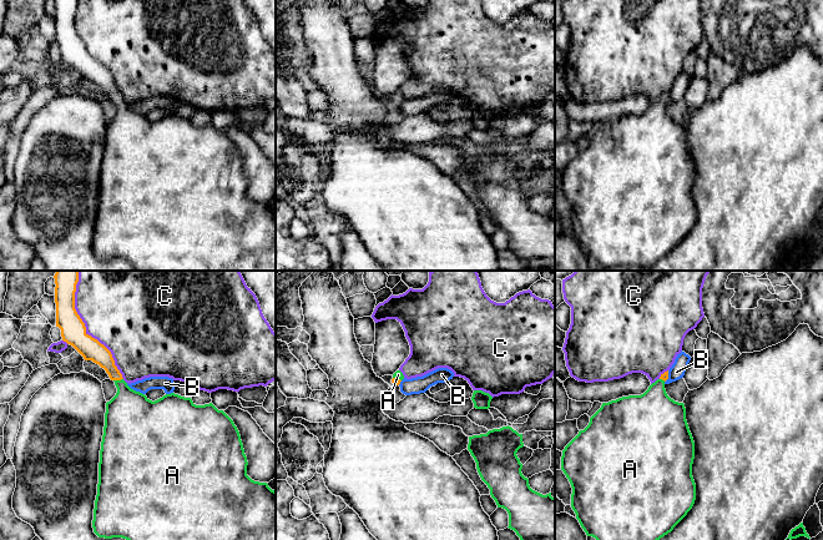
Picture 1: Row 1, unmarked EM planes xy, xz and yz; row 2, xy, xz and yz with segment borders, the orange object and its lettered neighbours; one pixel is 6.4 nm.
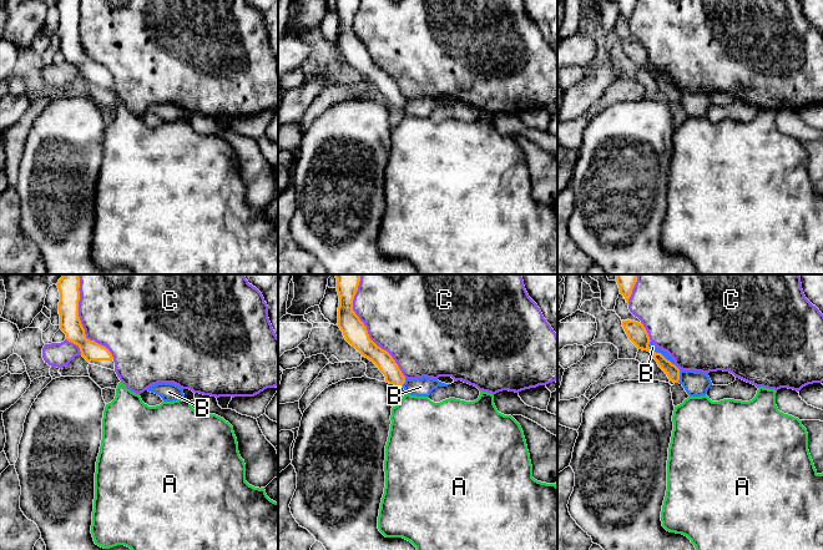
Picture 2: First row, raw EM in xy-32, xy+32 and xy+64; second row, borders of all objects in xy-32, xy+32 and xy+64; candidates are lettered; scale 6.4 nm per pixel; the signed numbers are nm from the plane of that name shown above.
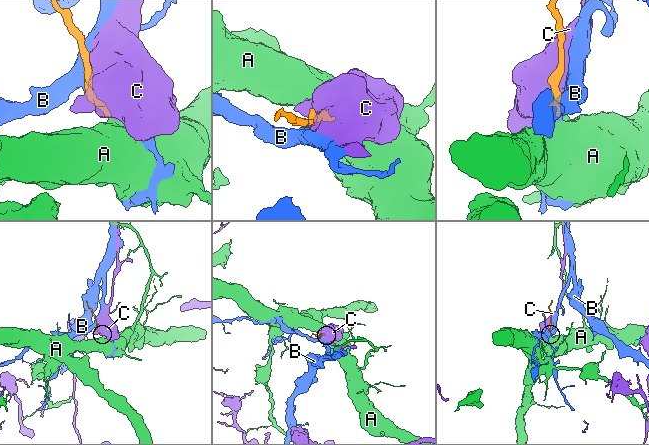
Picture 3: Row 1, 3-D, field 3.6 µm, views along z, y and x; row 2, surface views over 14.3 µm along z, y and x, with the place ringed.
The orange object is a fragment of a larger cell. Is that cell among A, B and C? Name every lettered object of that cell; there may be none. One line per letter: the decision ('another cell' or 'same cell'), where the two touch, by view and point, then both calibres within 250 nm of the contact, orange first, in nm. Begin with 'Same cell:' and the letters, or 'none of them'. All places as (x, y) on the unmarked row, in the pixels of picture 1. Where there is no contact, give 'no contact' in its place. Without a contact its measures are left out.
Same cell: A
A: same cell; contact xy (117, 100); calibres 140 and 320 nm
B: another cell; contact yz (667, 97); calibres 50 and 100 nm
C: another cell; contact xy (85, 51); calibres 160 and 440 nm

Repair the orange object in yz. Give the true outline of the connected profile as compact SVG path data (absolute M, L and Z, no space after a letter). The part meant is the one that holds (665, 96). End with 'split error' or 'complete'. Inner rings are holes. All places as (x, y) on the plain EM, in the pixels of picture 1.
M668 91L652 104L641 116L622 117L609 123L602 123L601 128L590 138L589 146L565 167L561 177L561 191L569 200L572 215L571 228L576 234L581 248L587 257L595 258L602 268L635 266L650 268L657 261L667 256L687 236L696 221L696 205L692 197L692 185L695 180L695 162L686 141L686 128L683 123L671 120L665 110L665 102L668 100Z; split error

